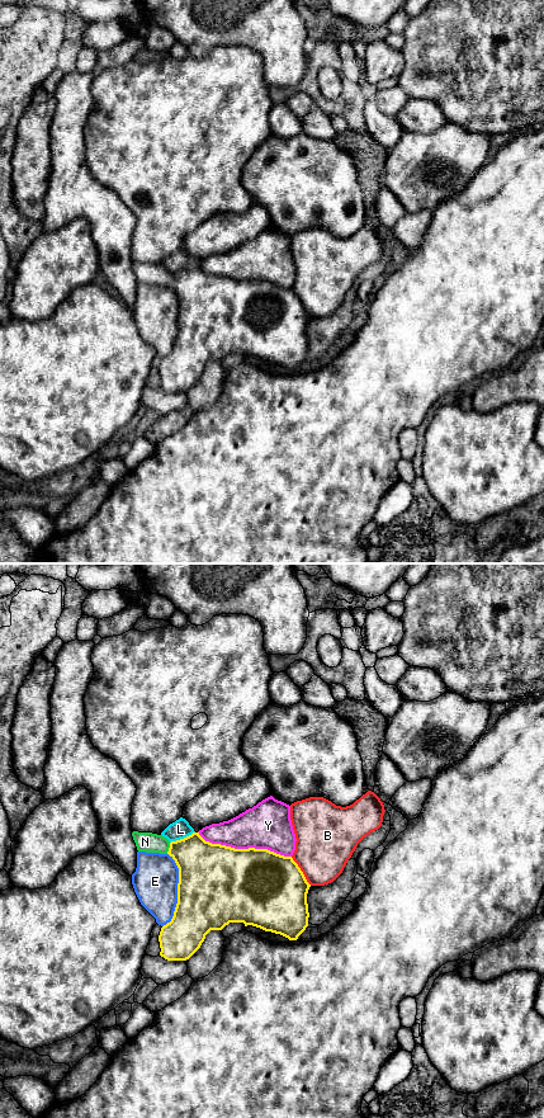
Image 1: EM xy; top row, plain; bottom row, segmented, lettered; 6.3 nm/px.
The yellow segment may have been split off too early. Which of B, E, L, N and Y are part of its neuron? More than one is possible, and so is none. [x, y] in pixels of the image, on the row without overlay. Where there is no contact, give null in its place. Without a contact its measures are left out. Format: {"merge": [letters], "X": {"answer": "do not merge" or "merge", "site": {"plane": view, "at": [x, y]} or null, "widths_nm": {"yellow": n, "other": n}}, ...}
{"merge": ["N"], "B": {"answer": "do not merge", "site": {"plane": "xy", "at": [301, 302]}, "widths_nm": {"yellow": 480, "other": 380}}, "E": {"answer": "do not merge", "site": {"plane": "xy", "at": [178, 322]}, "widths_nm": {"yellow": 480, "other": 280}}, "L": {"answer": "do not merge", "site": {"plane": "xy", "at": [181, 270]}, "widths_nm": {"yellow": 340, "other": 120}}, "N": {"answer": "merge", "site": {"plane": "xy", "at": [169, 279]}, "widths_nm": {"yellow": 320, "other": 130}}, "Y": {"answer": "do not merge", "site": {"plane": "xy", "at": [244, 281]}, "widths_nm": {"yellow": 480, "other": 300}}}

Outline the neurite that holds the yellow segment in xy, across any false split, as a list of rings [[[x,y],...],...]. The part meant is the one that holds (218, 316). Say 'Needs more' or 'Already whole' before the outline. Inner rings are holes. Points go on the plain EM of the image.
Needs more. [[[132,264],[138,283],[169,286],[179,299],[178,335],[170,354],[161,359],[160,387],[186,392],[210,362],[243,354],[297,372],[308,358],[307,325],[311,316],[292,288],[268,280],[235,280],[205,273],[199,264],[169,273],[152,264]]]

